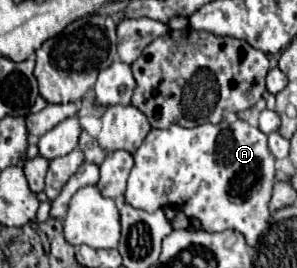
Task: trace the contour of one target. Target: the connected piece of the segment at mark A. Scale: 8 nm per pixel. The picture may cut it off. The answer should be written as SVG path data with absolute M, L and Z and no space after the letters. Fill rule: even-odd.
M234 120L232 124L202 124L194 128L182 128L178 124L166 130L152 128L142 146L134 154L136 164L128 178L128 190L124 194L126 202L146 212L154 212L162 206L174 204L180 210L184 210L188 218L198 218L202 222L202 230L238 230L246 236L246 242L254 246L258 236L268 226L268 202L274 184L274 156L270 154L266 138L268 136L264 132L260 132L244 120Z

